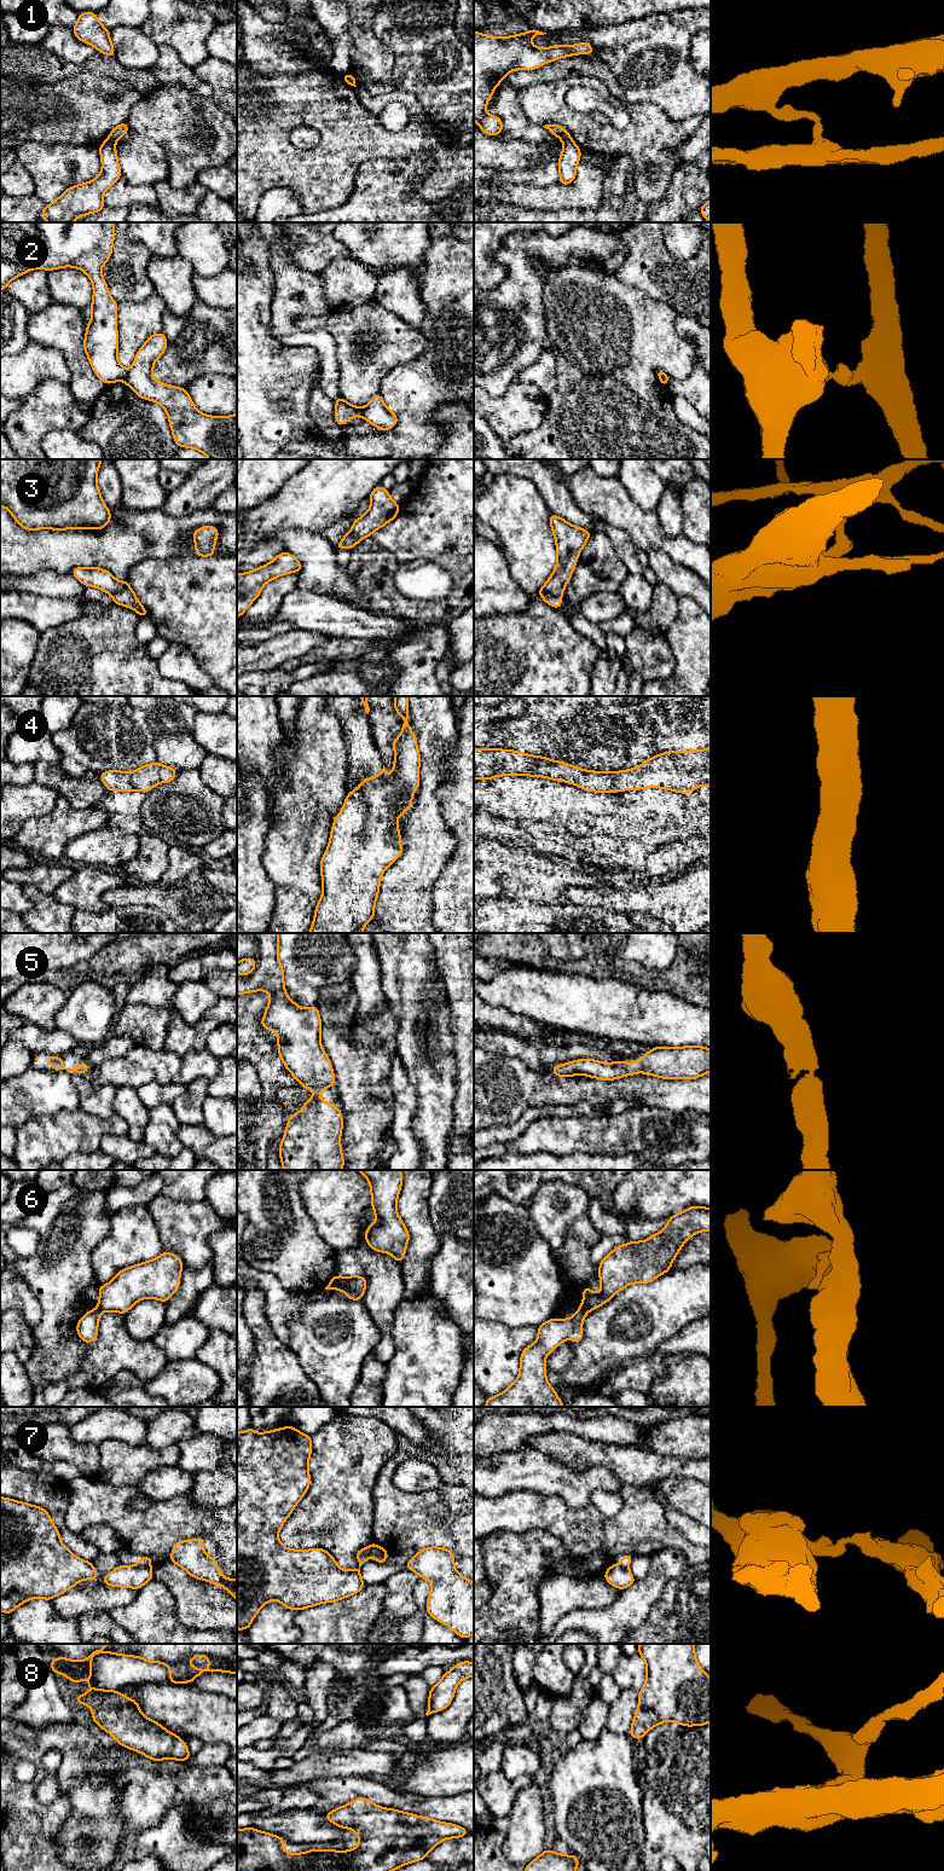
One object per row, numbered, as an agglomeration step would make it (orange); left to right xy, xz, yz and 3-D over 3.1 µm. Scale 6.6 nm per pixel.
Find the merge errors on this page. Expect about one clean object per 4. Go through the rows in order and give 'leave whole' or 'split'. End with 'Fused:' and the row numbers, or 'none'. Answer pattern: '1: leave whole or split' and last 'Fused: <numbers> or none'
1: split
2: split
3: split
4: leave whole
5: leave whole
6: split
7: split
8: leave whole
Fused: 1, 2, 3, 6, 7

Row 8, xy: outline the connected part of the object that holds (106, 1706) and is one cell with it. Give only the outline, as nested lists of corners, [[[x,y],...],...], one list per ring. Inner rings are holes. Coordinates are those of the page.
[[[108,1644],[93,1651],[86,1659],[75,1661],[66,1657],[53,1658],[50,1663],[56,1674],[65,1675],[70,1681],[77,1684],[81,1680],[88,1682],[89,1691],[76,1696],[74,1702],[88,1705],[92,1709],[93,1721],[110,1733],[122,1747],[141,1753],[152,1761],[167,1759],[178,1761],[189,1761],[190,1750],[184,1740],[176,1733],[168,1732],[161,1724],[146,1718],[140,1711],[140,1705],[117,1690],[106,1691],[103,1688],[92,1688],[89,1680],[92,1678],[91,1664],[95,1655],[112,1653],[117,1656],[137,1657],[149,1663],[162,1663],[169,1667],[169,1682],[183,1684],[192,1682],[199,1674],[212,1672],[226,1672],[237,1674],[237,1644]],[[203,1655],[209,1659],[207,1669],[190,1667],[189,1661]]]

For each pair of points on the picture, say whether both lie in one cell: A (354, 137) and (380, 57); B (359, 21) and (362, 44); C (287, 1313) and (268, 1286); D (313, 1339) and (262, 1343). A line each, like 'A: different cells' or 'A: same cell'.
A: different cells
B: same cell
C: same cell
D: different cells

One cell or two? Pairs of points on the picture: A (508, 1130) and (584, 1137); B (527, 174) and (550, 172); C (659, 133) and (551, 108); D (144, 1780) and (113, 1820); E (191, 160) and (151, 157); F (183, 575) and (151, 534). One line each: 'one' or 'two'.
A: two
B: one
C: one
D: two
E: two
F: two

